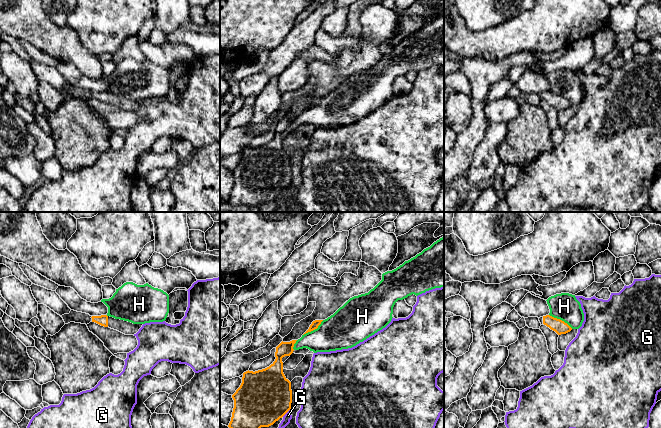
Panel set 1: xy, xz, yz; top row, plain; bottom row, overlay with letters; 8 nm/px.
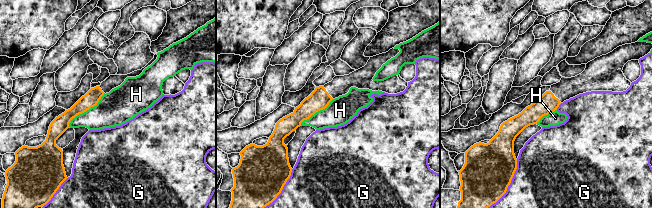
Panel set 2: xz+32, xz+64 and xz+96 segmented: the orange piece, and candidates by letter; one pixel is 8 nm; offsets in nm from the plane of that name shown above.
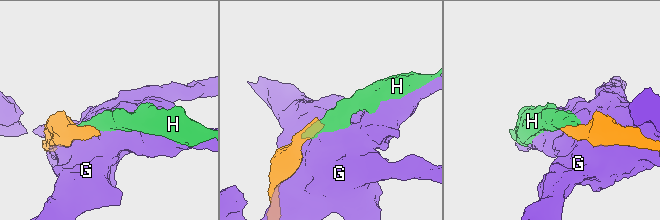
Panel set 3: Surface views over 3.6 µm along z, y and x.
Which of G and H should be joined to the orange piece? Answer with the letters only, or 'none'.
none

